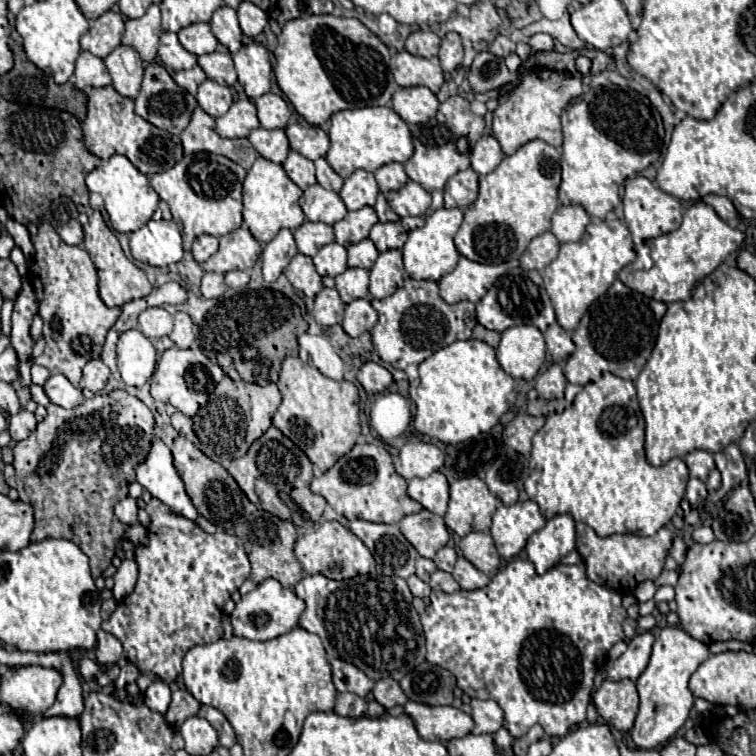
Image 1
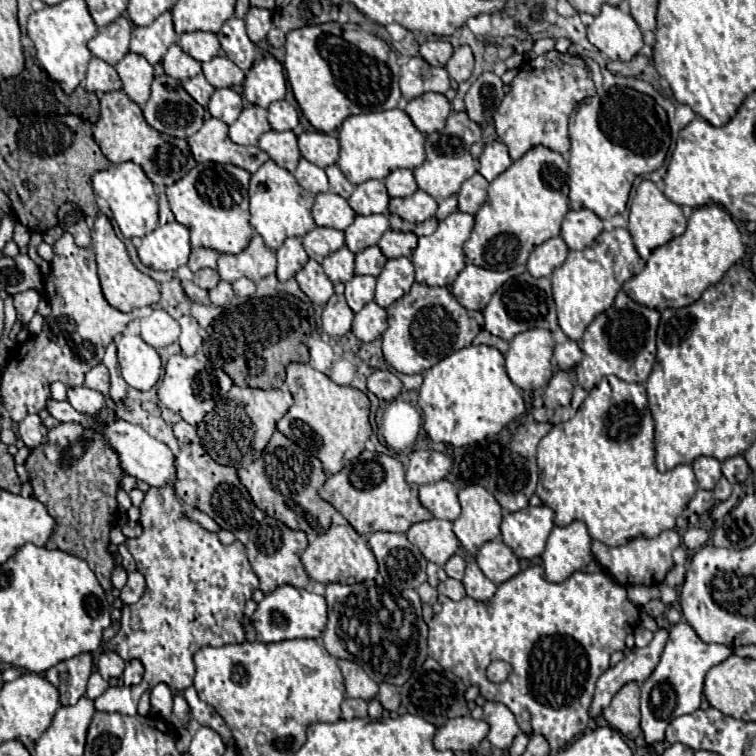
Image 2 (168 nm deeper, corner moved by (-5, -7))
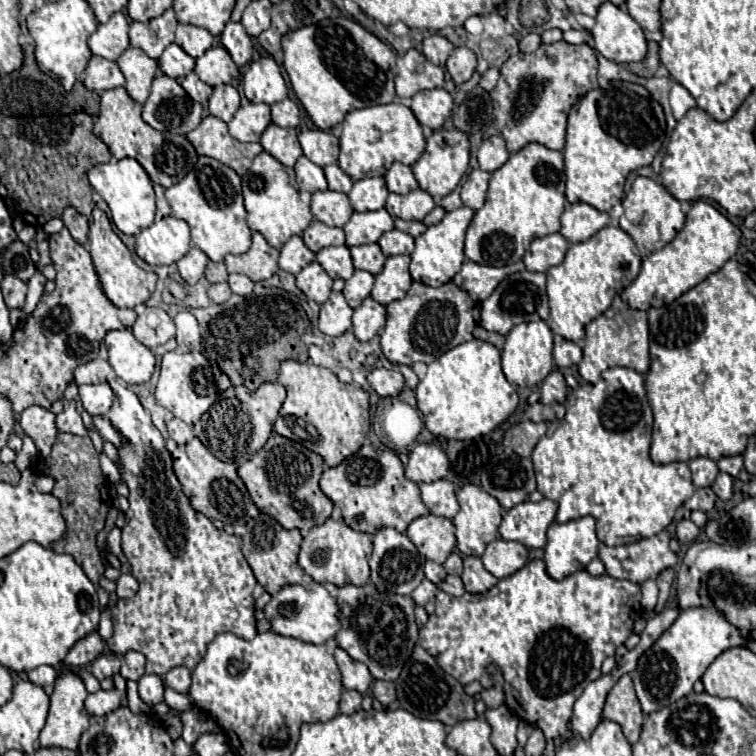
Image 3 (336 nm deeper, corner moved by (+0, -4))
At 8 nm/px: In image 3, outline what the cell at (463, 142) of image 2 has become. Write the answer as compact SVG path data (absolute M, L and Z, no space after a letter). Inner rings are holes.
M442 127L438 131L434 131L428 139L426 139L426 151L424 155L412 165L414 177L420 185L420 189L424 189L426 193L430 193L434 199L440 199L444 195L448 195L462 179L462 175L468 169L468 161L470 161L470 141L468 135L456 127Z

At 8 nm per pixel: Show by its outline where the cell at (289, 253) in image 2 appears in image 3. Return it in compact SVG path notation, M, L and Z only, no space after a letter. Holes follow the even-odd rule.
M296 235L292 237L288 243L284 243L284 247L280 249L280 259L278 265L280 269L288 271L288 273L298 273L302 267L306 267L310 261L314 261L314 253L304 245L304 241Z

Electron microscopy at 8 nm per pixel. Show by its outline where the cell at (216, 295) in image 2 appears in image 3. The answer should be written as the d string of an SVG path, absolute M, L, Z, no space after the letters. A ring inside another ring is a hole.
M212 283L210 289L208 289L208 297L212 303L222 303L222 301L228 301L232 295L228 283Z

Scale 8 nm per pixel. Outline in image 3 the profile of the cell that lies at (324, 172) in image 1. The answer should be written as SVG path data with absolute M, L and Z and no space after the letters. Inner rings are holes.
M326 165L324 173L326 173L326 181L328 181L330 191L348 193L352 189L352 179L338 165Z

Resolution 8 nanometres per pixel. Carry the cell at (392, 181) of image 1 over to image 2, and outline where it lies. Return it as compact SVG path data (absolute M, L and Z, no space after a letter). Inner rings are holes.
M399 168L393 170L387 178L385 178L385 186L391 198L405 198L411 196L417 190L417 182L413 178L413 172L407 168Z

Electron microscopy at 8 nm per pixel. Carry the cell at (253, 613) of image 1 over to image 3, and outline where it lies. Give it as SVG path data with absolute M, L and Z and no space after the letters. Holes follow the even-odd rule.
M310 583L308 589L304 585L286 585L282 587L264 607L264 617L270 623L270 629L278 635L294 637L306 643L326 643L338 631L336 619L338 605L334 605L334 597L320 583Z

